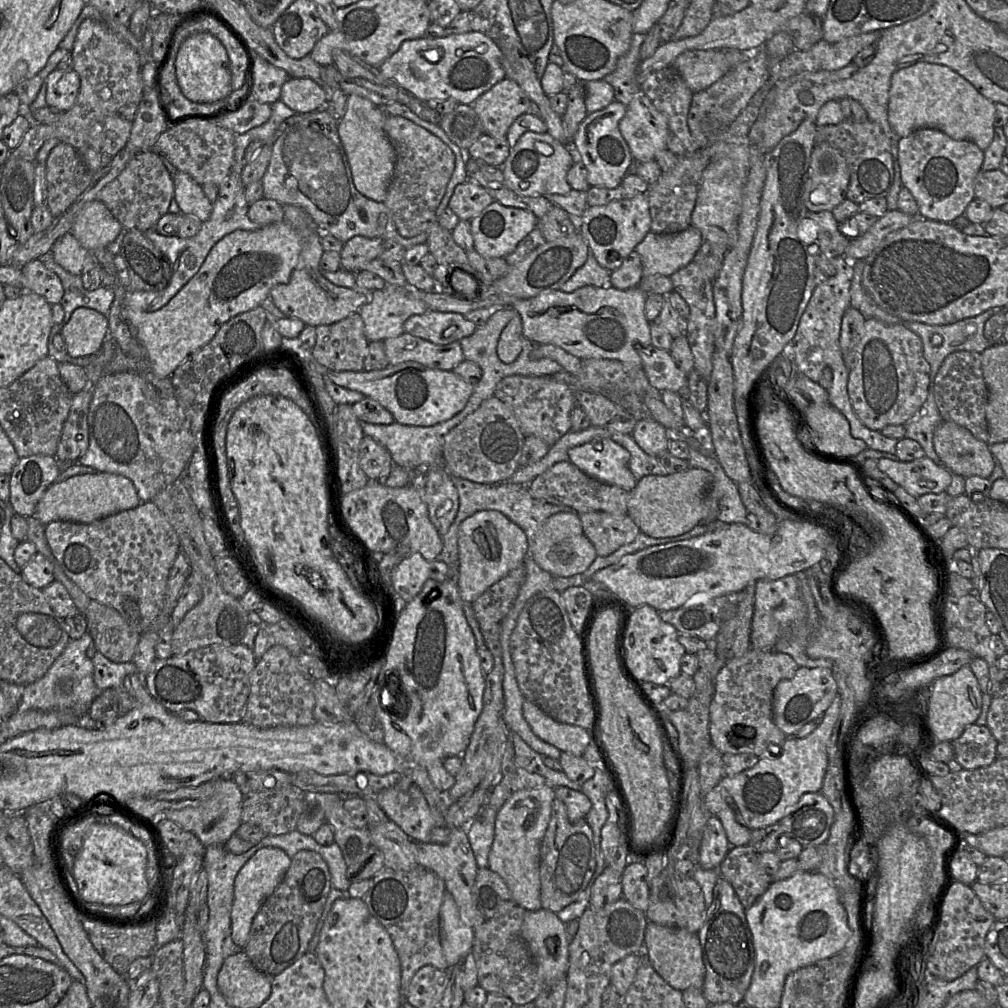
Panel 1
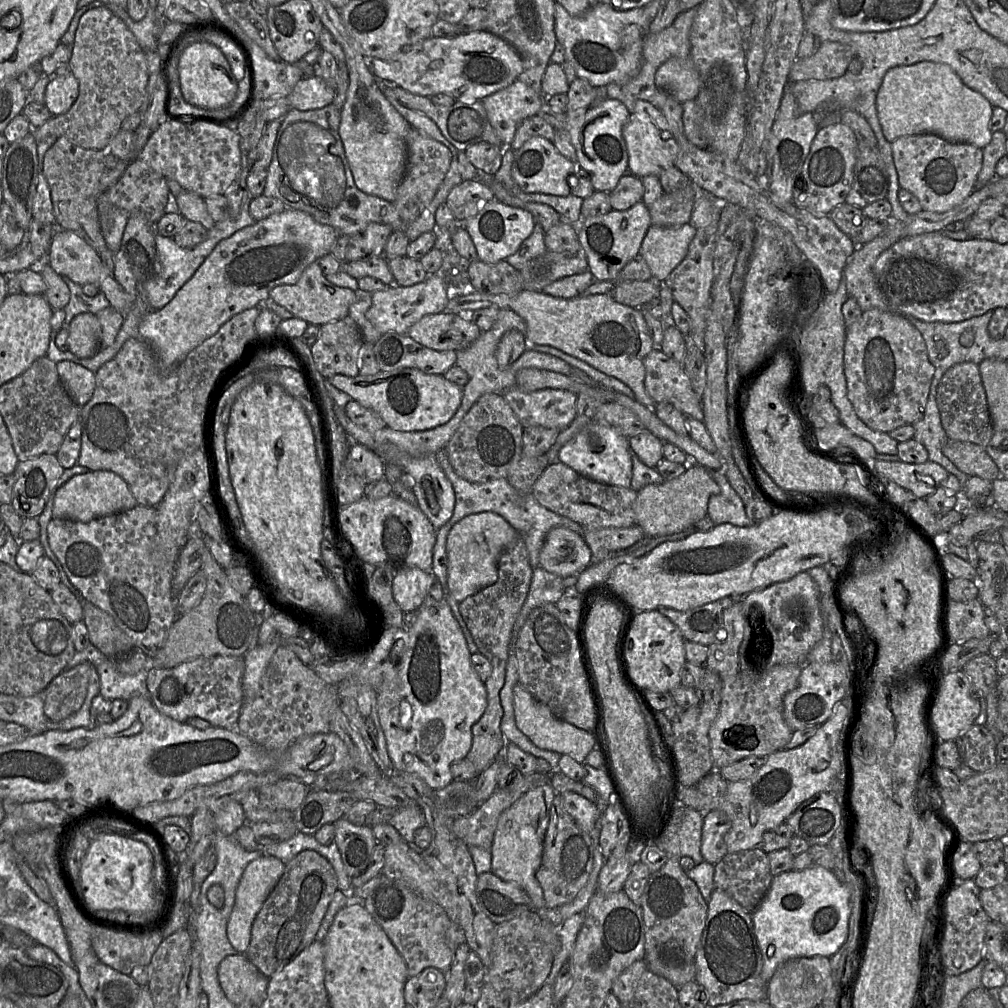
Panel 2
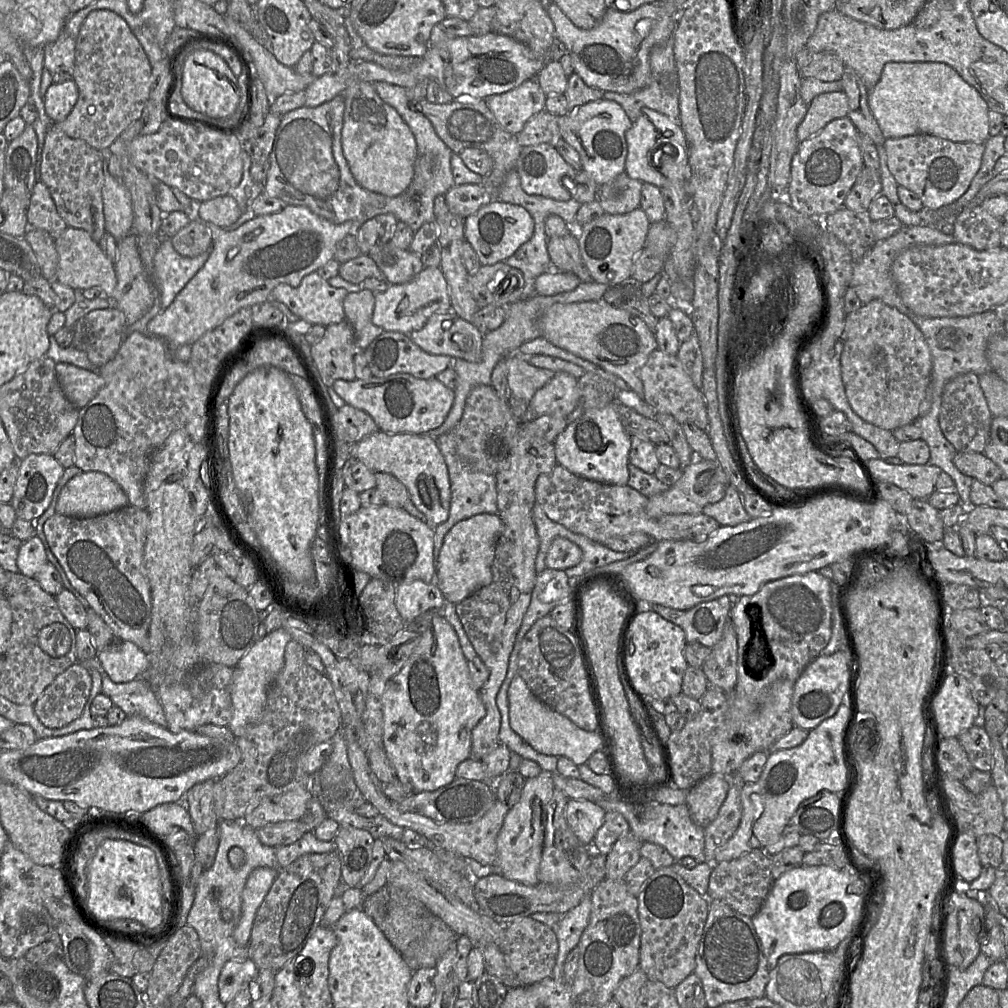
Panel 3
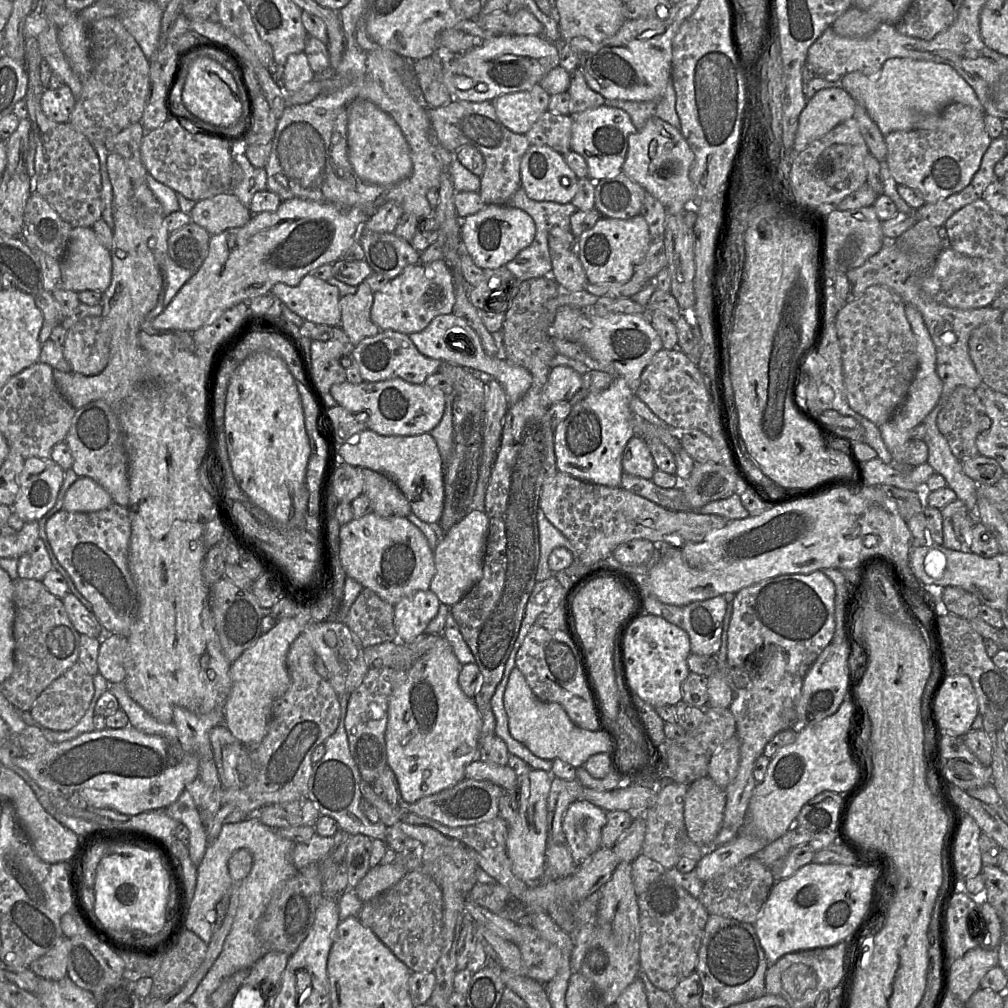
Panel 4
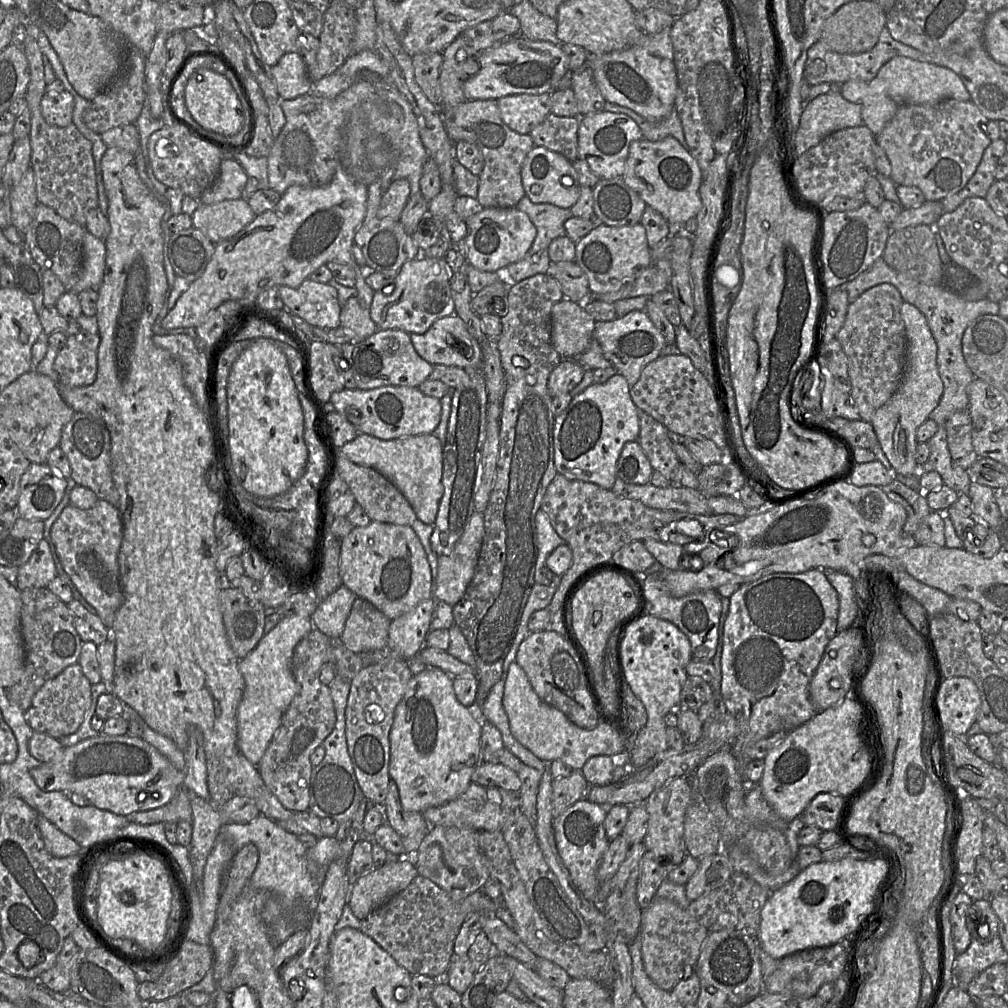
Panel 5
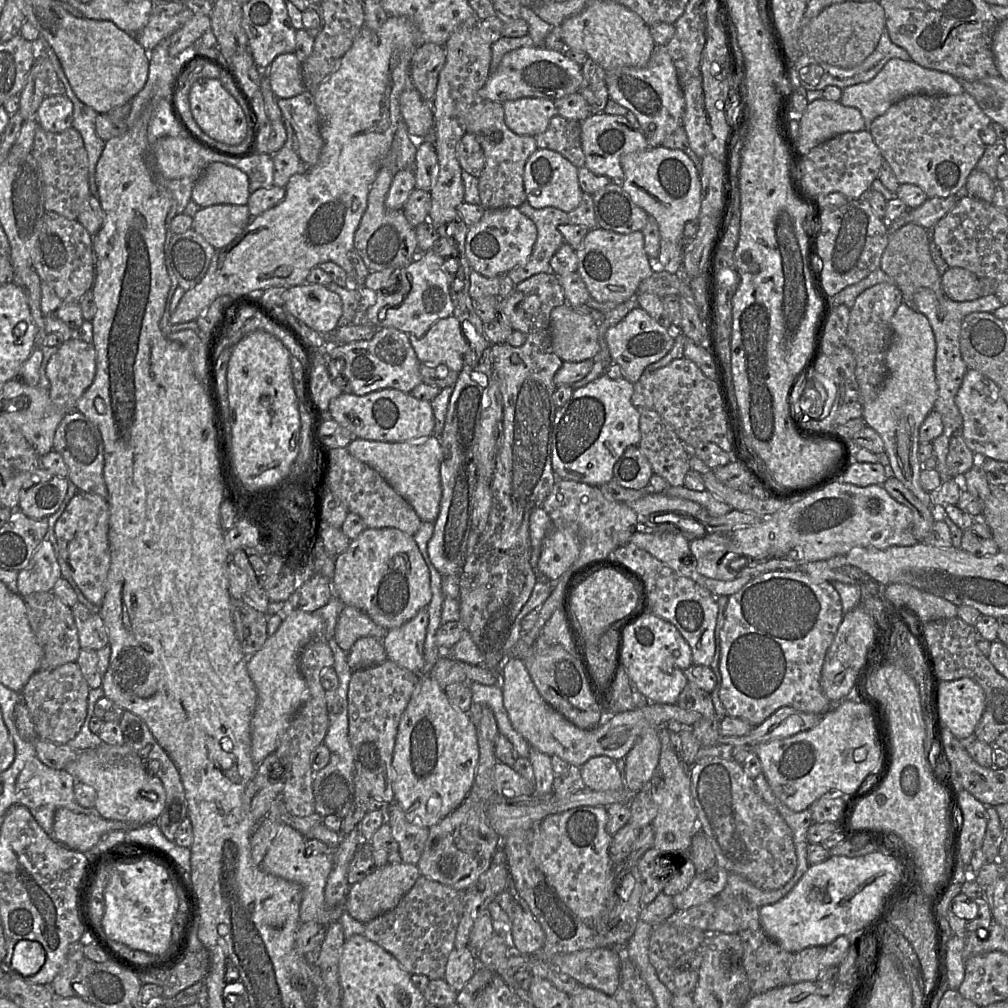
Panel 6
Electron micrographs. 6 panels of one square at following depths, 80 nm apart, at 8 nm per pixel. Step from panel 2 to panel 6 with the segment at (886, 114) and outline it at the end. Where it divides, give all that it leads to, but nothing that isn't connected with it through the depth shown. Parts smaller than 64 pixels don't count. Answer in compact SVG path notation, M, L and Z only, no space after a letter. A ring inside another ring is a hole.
M899 58L889 60L881 71L869 82L859 83L842 90L840 103L858 109L865 123L865 130L870 129L872 122L883 115L898 100L916 94L957 95L964 92L961 82L951 74L924 68L912 60Z

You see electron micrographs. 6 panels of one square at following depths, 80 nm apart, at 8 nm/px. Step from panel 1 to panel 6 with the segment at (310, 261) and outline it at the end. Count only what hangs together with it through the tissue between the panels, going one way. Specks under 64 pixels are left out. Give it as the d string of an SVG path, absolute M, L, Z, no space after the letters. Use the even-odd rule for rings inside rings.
M304 282L287 288L283 300L284 309L319 334L334 332L343 313L339 295L321 284Z

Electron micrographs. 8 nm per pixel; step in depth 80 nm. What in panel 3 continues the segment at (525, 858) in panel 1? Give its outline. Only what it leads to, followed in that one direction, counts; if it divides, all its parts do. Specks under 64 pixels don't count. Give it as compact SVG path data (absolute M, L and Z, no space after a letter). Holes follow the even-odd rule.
M542 771L538 776L525 780L519 801L508 810L497 836L495 873L521 884L534 886L539 883L538 870L548 818L548 804L554 791L553 773Z

